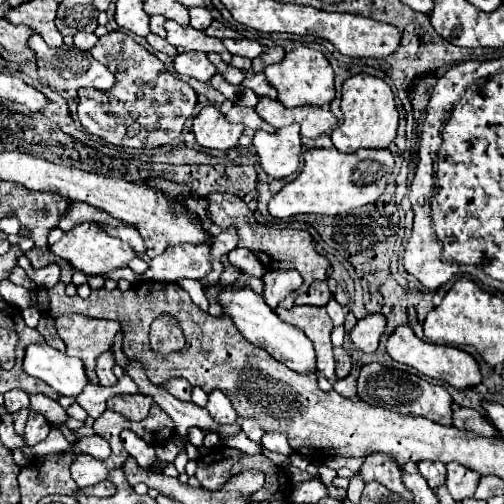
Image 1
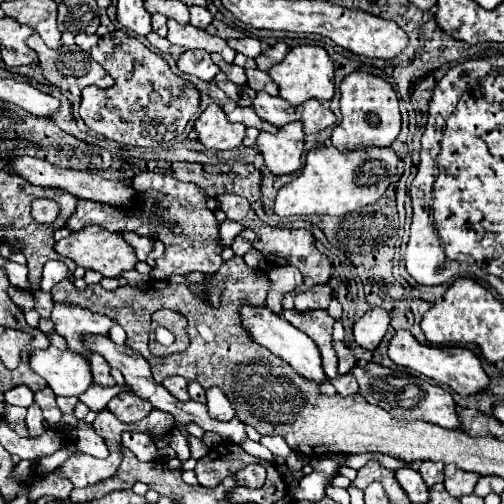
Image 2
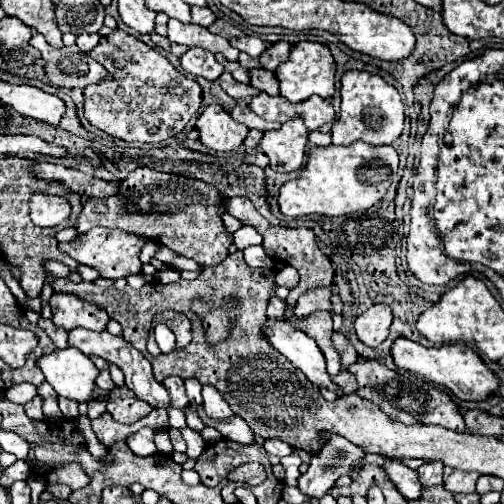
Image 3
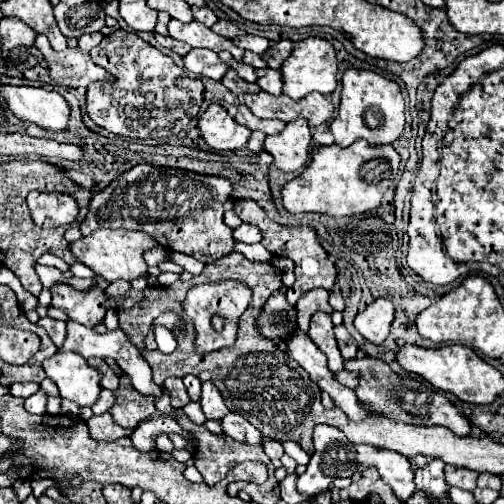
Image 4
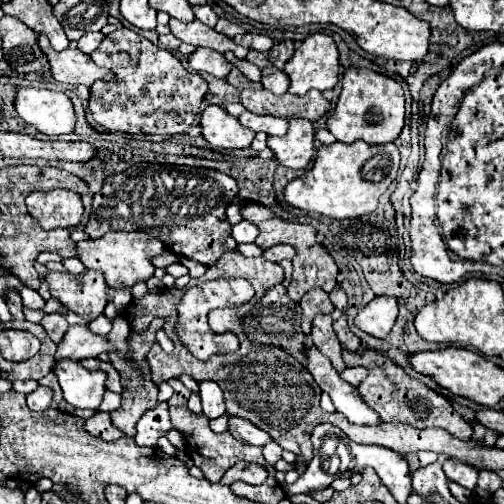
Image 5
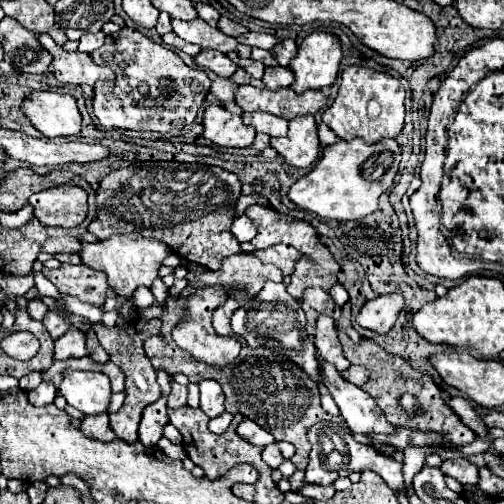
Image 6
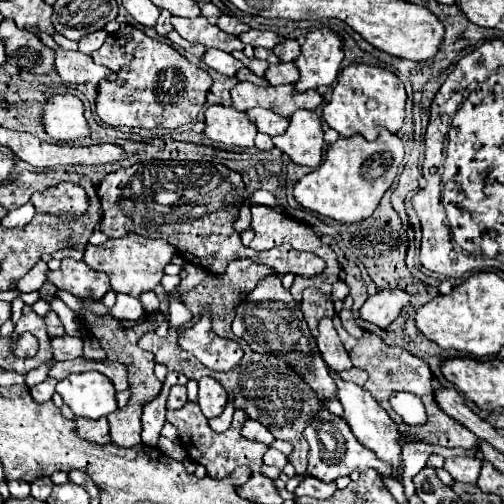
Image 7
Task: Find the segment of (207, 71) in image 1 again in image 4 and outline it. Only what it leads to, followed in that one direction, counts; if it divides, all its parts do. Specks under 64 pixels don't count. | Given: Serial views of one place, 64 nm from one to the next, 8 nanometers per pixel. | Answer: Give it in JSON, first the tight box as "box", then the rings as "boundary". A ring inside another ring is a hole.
{"box":[184,48,228,80],"boundary":[[[192,48],[184,56],[184,66],[194,76],[208,76],[212,80],[222,80],[228,72],[228,64],[220,60],[220,56],[208,48]]]}

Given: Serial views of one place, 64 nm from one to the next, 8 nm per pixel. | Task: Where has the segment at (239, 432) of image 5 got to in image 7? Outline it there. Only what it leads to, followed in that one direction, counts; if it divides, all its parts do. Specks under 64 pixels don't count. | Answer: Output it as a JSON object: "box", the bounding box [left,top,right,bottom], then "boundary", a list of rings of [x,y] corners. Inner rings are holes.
{"box":[242,418,274,444],"boundary":[[[248,418],[248,420],[244,422],[242,434],[244,434],[246,438],[258,440],[258,442],[262,442],[262,444],[270,444],[270,442],[274,440],[272,432],[270,432],[266,426],[262,426],[258,420],[252,420],[252,418]]]}

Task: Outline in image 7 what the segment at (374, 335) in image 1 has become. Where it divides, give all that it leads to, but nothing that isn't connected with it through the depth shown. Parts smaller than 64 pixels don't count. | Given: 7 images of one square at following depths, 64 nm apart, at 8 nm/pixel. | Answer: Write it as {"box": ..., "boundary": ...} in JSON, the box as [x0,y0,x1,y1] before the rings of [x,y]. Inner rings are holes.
{"box":[360,288,410,328],"boundary":[[[400,288],[380,290],[364,302],[364,306],[360,308],[360,318],[380,328],[388,328],[388,324],[402,312],[402,308],[408,302],[410,302],[410,294],[406,290]]]}

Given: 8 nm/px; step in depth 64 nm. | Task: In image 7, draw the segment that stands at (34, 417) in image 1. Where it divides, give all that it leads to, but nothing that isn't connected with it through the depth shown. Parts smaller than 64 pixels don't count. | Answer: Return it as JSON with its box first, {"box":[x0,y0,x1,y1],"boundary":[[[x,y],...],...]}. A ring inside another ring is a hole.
{"box":[30,378,56,402],"boundary":[[[46,378],[44,382],[36,384],[30,388],[30,396],[36,400],[36,402],[46,402],[52,398],[54,394],[54,388],[56,388],[56,380],[54,378]]]}

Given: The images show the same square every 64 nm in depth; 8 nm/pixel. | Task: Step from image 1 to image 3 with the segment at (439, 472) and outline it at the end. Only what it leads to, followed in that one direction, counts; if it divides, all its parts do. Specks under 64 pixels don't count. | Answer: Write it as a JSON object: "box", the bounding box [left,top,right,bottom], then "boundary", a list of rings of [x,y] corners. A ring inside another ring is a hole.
{"box":[418,462,444,487],"boundary":[[[424,462],[418,468],[418,478],[423,487],[442,486],[442,468],[444,464],[436,462]]]}

